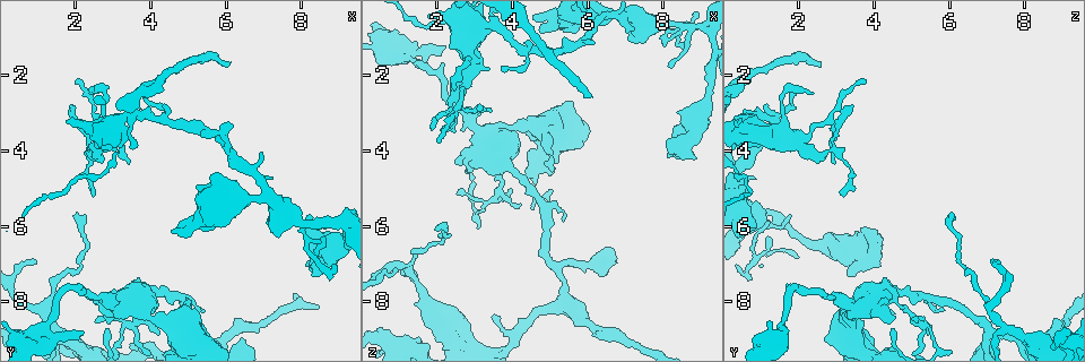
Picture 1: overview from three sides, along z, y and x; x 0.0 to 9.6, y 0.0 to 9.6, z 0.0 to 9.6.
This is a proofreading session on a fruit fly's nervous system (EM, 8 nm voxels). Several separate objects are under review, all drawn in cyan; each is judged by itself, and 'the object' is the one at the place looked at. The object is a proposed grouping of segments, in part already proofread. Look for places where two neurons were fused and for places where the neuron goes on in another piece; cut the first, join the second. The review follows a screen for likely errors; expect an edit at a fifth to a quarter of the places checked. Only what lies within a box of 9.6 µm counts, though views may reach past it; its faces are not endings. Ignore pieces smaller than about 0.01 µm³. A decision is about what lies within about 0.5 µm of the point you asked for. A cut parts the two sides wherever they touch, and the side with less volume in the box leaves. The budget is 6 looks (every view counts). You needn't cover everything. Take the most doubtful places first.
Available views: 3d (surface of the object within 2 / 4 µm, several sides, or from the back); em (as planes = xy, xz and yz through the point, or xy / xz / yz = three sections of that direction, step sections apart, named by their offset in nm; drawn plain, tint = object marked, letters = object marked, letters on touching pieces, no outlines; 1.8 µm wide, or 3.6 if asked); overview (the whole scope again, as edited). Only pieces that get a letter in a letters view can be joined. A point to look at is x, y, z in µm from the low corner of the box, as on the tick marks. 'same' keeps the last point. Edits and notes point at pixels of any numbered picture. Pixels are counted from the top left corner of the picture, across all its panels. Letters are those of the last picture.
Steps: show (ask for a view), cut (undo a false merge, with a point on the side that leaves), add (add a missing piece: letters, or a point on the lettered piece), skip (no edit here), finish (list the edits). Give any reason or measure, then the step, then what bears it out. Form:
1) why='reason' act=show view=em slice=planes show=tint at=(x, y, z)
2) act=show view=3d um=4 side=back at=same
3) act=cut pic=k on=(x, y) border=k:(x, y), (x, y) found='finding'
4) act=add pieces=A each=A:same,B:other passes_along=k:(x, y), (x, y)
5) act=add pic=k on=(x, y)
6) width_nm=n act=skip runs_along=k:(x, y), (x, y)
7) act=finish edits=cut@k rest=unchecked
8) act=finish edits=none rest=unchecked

why='thin neck' act=show view=em slice=planes show=letters at=(1.35, 8.30, 7.20)

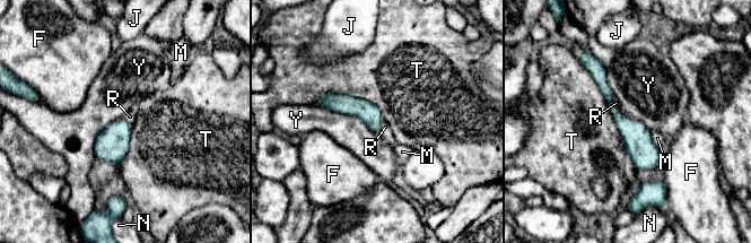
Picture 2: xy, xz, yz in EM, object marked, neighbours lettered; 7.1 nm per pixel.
longest_contact=T:900nm act=skip each=F:other,J:other,M:other,N:other,R:other,T:other,Y:other found='continuous, no second neuron'

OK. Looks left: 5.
why='branch point' act=show view=3d um=4 at=(5.20, 8.80, 7.05)

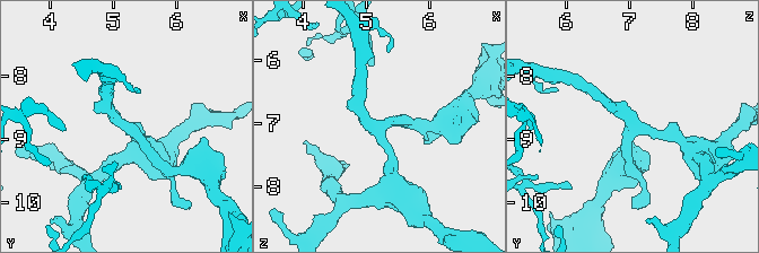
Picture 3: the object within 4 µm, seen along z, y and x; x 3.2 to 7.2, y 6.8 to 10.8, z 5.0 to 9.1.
arms=3 arm_widths_nm=180,200,200 act=show view=em slice=planes show=plain at=(5.15, 8.80, 7.15)

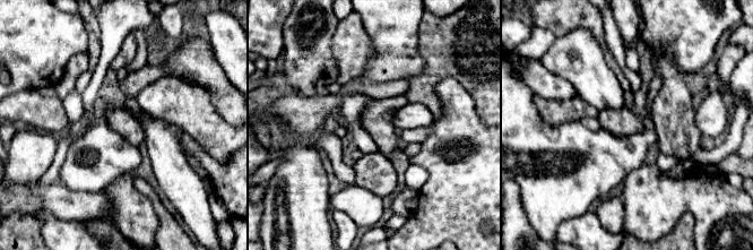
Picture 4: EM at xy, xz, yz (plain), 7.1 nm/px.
why='what lies round it' act=show view=em slice=planes show=letters at=same

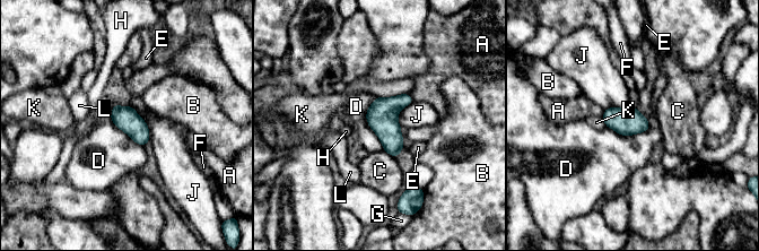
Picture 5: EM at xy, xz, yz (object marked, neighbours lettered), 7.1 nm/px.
longest_contact=D:320nm act=skip each=A:other,B:other,C:other,D:other,E:other,F:other,G:other,H:other,J:other,K:other,L:other border=5:(605, 126), (621, 135), (650, 128) found='one neuron here'

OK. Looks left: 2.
why='branch stops here' act=show view=em slice=xy step=4 show=letters at=(2.30, 8.80, 1.30)

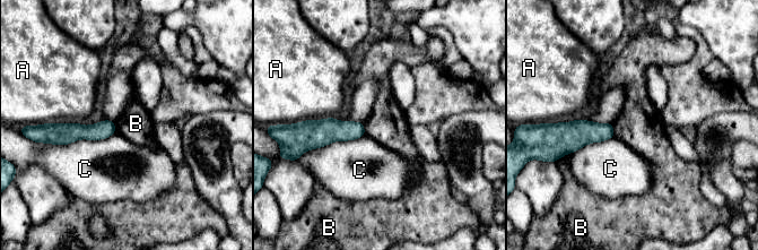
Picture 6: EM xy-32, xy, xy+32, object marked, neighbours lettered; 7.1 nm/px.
why='another direction' act=show view=em slice=planes show=letters at=same

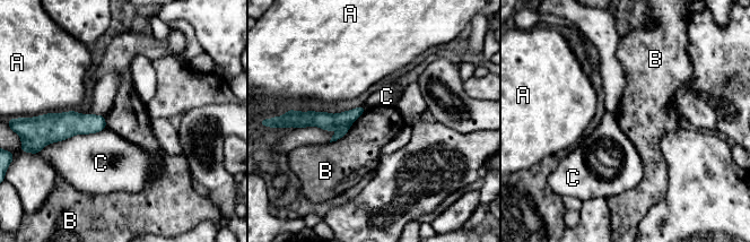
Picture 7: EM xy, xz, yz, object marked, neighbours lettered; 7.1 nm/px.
act=skip each=A:other,B:other,C:other found='none of them fits'

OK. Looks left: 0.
act=finish edits=none rest=unchecked

